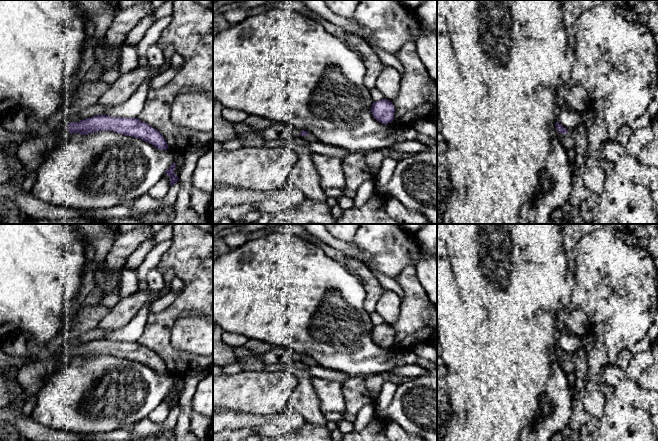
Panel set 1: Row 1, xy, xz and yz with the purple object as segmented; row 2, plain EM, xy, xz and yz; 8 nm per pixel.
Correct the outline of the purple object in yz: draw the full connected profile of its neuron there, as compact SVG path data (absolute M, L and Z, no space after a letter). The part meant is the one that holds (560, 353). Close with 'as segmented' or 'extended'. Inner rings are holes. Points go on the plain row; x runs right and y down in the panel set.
M558 346L555 349L558 362L566 374L574 373L577 369L573 354L568 354Z; extended

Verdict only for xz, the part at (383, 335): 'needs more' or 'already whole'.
already whole

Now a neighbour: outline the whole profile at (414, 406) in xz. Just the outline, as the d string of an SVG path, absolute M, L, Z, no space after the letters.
M437 360L433 363L436 366L434 369L399 384L391 404L384 411L376 411L371 422L381 421L385 424L395 422L406 432L419 435L425 441L437 441Z

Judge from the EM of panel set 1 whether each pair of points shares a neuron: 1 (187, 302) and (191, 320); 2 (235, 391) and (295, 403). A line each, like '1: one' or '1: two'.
1: two
2: two

